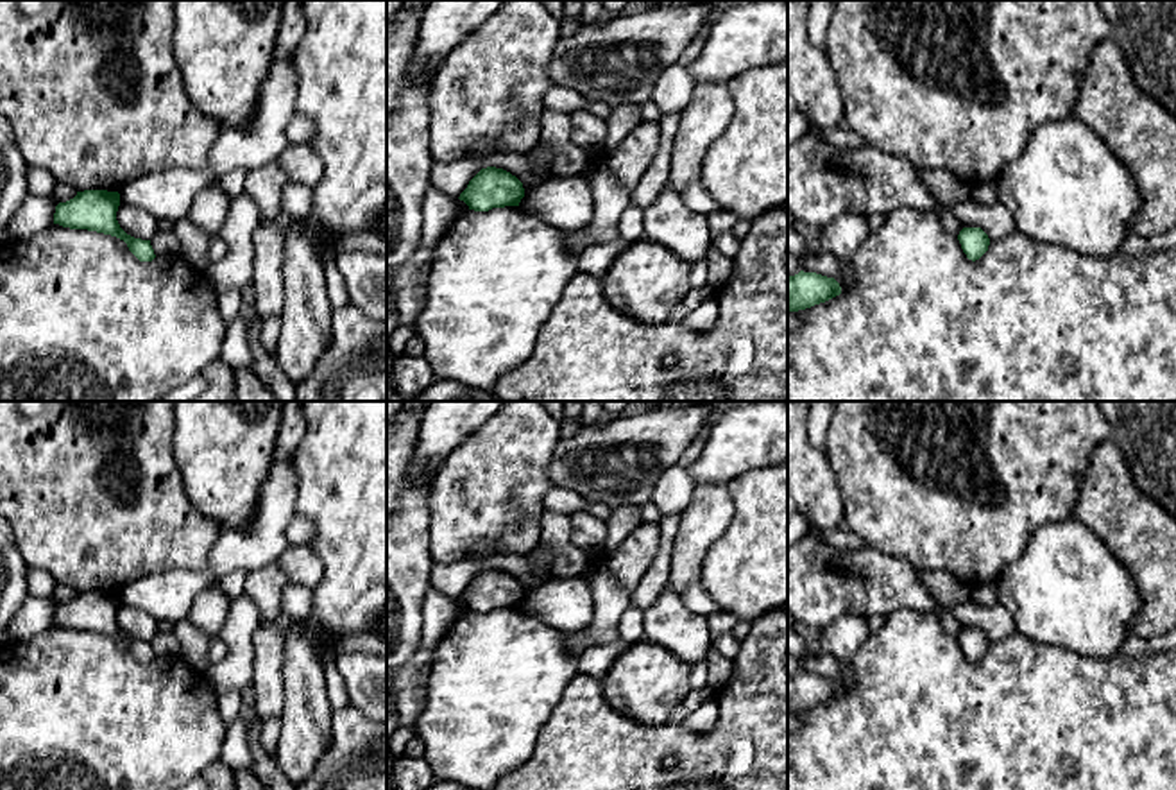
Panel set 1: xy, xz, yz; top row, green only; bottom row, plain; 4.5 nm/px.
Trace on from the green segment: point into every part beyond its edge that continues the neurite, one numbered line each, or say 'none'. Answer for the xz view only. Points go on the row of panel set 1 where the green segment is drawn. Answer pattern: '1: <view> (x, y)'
none

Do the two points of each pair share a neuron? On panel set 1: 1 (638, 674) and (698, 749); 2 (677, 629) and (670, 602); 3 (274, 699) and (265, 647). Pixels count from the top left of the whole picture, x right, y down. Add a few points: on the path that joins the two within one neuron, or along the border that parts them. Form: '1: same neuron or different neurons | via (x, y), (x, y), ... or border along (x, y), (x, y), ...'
1: different neurons | border along (677, 717), (657, 724), (643, 724), (630, 719)
2: same neuron | via (670, 622), (670, 609)
3: same neuron | via (267, 686), (267, 660)

